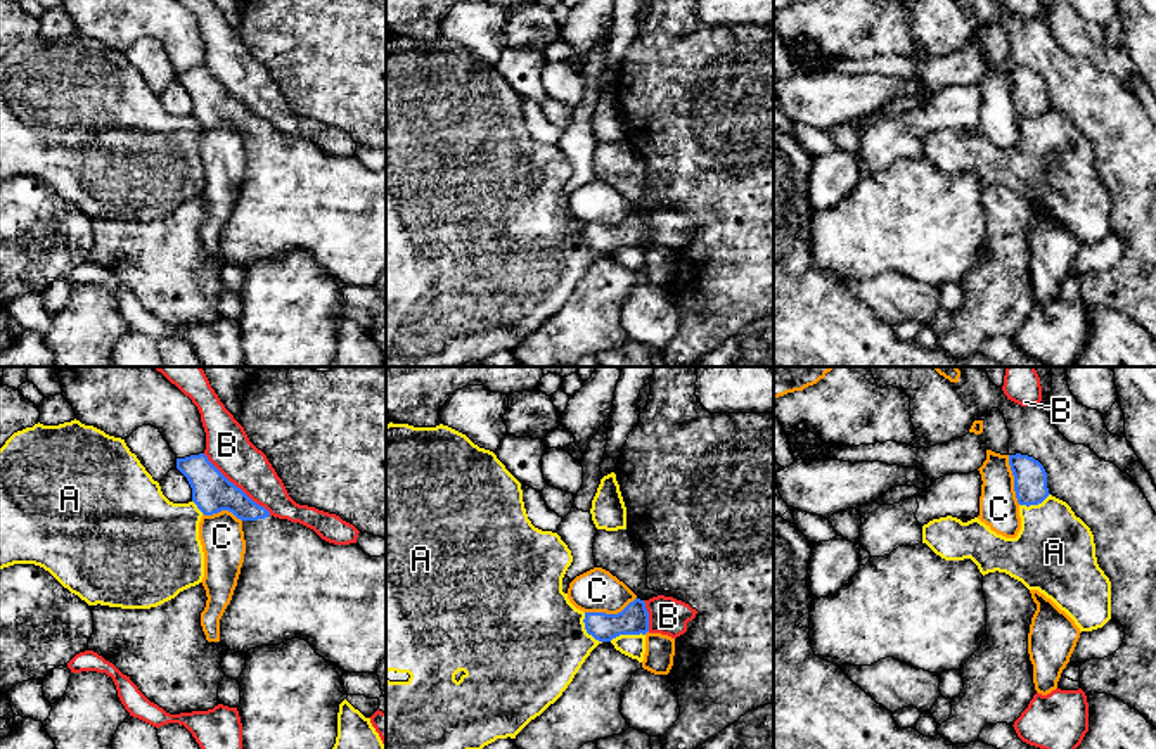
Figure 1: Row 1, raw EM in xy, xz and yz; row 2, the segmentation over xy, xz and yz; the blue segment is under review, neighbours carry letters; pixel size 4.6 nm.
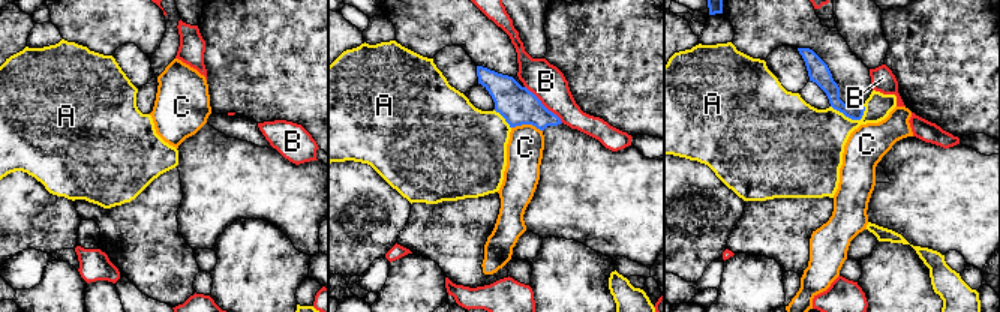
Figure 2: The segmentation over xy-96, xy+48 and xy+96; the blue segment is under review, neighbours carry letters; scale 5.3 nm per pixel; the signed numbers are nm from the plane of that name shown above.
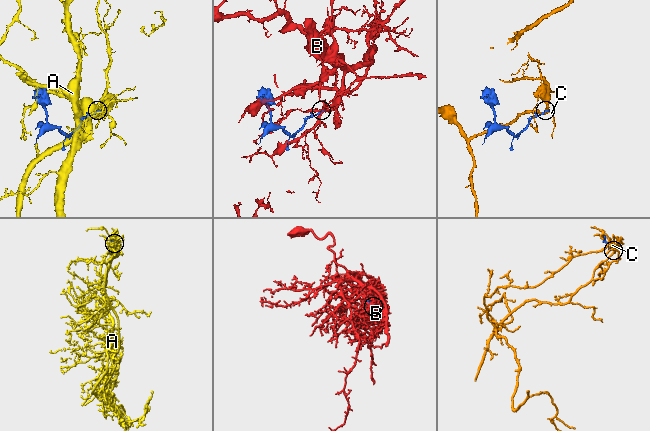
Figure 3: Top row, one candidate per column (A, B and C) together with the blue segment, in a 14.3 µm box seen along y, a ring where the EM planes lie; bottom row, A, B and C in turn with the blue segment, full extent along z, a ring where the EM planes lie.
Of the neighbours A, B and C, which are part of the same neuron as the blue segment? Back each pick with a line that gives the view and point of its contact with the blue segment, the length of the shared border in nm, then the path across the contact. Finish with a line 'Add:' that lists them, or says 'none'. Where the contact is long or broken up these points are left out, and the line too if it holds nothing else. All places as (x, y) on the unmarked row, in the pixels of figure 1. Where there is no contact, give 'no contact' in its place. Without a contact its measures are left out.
Add: none

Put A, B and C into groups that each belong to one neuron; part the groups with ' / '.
A / B / C

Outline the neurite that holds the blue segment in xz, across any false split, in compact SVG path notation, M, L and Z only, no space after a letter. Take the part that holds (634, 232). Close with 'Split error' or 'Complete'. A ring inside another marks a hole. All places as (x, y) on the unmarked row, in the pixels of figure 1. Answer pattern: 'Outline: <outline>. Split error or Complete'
Outline: M635 211L618 227L585 225L585 242L599 254L611 254L620 247L645 247L649 244L649 225L645 214Z. Complete

